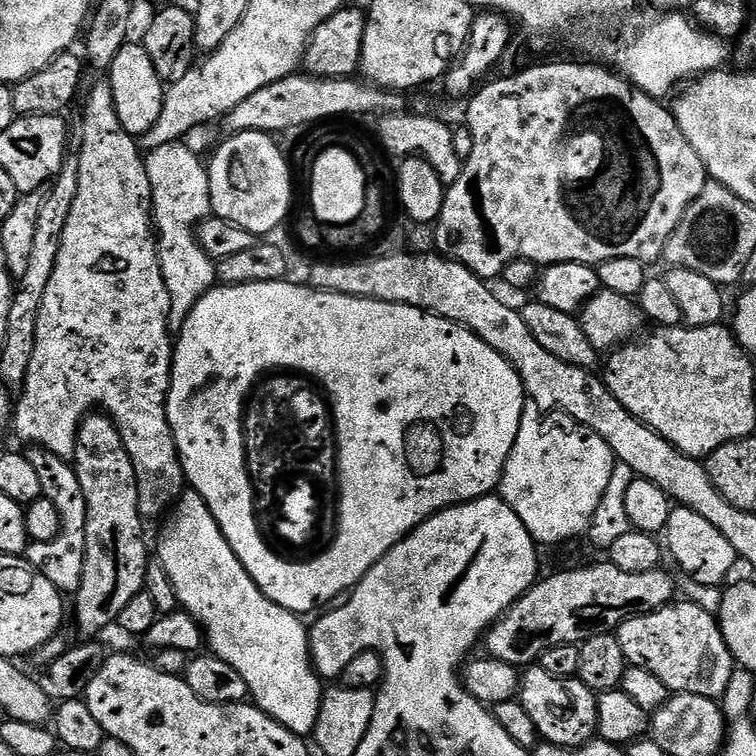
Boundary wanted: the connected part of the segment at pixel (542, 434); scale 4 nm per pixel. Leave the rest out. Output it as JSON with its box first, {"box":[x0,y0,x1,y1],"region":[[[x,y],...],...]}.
{"box":[498,402,616,545],"region":[[[528,402],[524,405],[522,422],[518,426],[518,438],[514,438],[514,450],[510,450],[510,458],[506,458],[498,495],[510,510],[514,510],[514,514],[518,514],[518,518],[522,518],[522,526],[526,526],[537,545],[564,544],[587,533],[616,463],[610,446],[606,446],[594,430],[582,426],[565,412],[543,413],[538,405]]]}

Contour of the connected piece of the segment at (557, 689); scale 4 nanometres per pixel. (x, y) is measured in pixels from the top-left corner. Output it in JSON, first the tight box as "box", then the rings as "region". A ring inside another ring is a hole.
{"box":[518,666,598,748],"region":[[[528,666],[520,677],[518,699],[526,714],[530,714],[541,741],[559,748],[581,748],[597,739],[598,696],[580,679],[554,678],[538,666]]]}

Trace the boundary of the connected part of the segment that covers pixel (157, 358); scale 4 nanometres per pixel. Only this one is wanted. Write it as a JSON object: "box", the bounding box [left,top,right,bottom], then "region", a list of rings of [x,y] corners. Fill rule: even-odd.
{"box":[14,78,186,518],"region":[[[100,78],[96,89],[88,96],[88,105],[85,106],[84,117],[80,120],[80,136],[78,194],[74,198],[74,206],[70,206],[70,218],[66,222],[66,230],[62,230],[62,250],[58,250],[58,262],[54,262],[54,275],[50,277],[50,283],[46,286],[46,298],[42,298],[34,354],[30,358],[30,370],[26,374],[26,382],[22,389],[24,397],[17,404],[15,401],[14,404],[14,424],[16,420],[16,432],[25,440],[25,445],[45,448],[47,452],[72,458],[76,455],[76,435],[80,430],[80,424],[83,423],[85,416],[95,409],[92,408],[95,404],[104,404],[103,411],[115,420],[116,428],[122,434],[126,450],[134,462],[134,470],[138,478],[141,517],[149,518],[148,516],[160,515],[163,517],[186,491],[182,462],[168,421],[168,391],[172,381],[172,349],[174,347],[174,336],[168,330],[168,319],[172,307],[170,306],[170,294],[166,290],[166,282],[162,278],[158,240],[154,235],[152,187],[144,165],[146,156],[137,137],[131,136],[122,126],[122,122],[118,122],[118,110],[114,110],[114,94],[107,79]]]}

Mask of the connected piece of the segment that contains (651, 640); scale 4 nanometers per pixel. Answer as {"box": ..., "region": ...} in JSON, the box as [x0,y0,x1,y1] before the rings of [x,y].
{"box":[614,602,734,700],"region":[[[673,602],[656,612],[647,612],[644,616],[632,616],[620,624],[614,635],[618,638],[618,646],[622,646],[622,654],[626,654],[629,665],[650,670],[650,674],[655,674],[661,682],[666,682],[669,693],[685,692],[716,700],[723,697],[726,686],[730,686],[730,678],[734,671],[732,655],[722,638],[717,617],[696,604],[683,603]]]}

